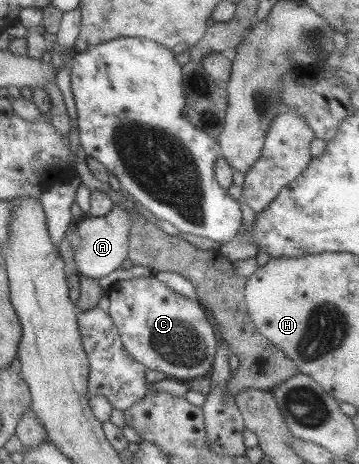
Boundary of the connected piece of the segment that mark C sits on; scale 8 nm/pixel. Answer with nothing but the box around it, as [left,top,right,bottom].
[106,275,217,381]

